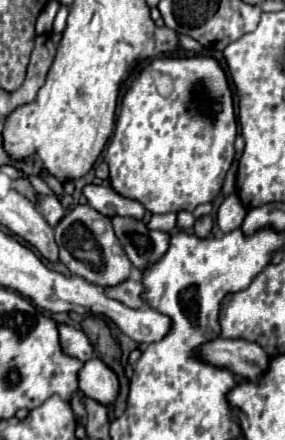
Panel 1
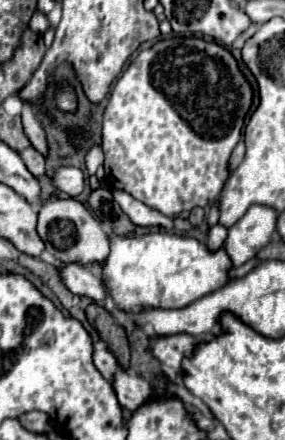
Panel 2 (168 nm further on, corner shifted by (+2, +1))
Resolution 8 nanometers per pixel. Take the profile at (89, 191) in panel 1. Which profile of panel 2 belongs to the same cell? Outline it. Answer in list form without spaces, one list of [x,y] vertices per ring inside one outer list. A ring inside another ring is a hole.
[[[64,166],[56,172],[56,176],[52,178],[54,186],[60,190],[60,192],[66,192],[68,196],[78,196],[86,190],[86,182],[84,182],[84,174],[78,170],[78,168],[72,168],[72,166]]]

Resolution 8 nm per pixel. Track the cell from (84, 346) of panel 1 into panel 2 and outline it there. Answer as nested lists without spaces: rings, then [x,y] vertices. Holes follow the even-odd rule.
[[[94,342],[92,360],[94,360],[94,366],[98,368],[98,372],[110,382],[112,376],[114,376],[114,372],[118,370],[118,362],[116,362],[114,354],[110,350],[106,350],[104,342]]]

